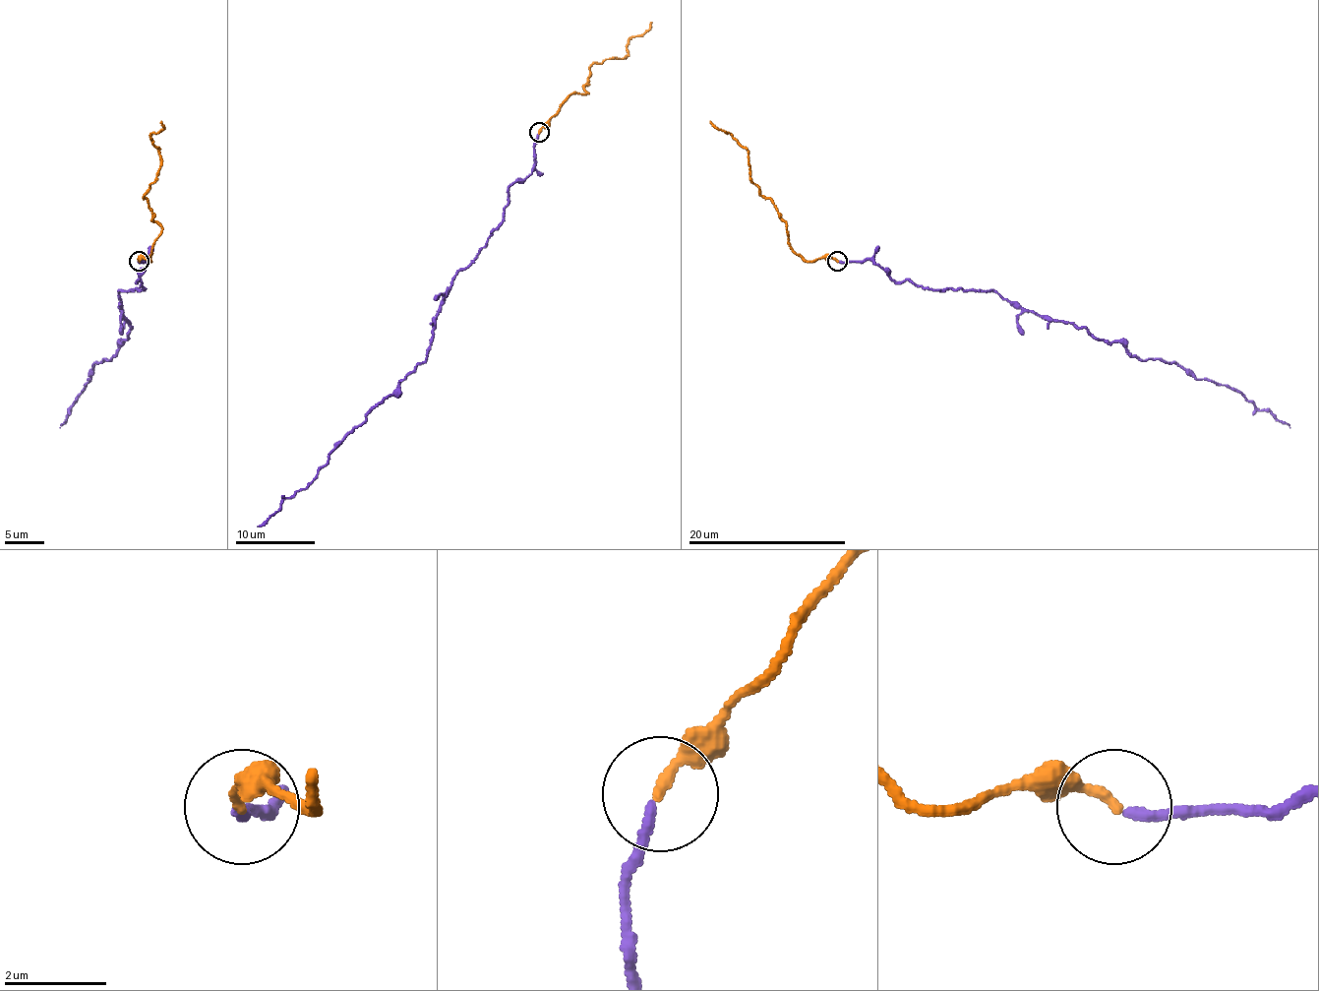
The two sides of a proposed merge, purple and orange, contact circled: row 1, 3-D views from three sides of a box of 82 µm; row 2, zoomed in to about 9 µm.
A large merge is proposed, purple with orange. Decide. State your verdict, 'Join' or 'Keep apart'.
Keep apart

